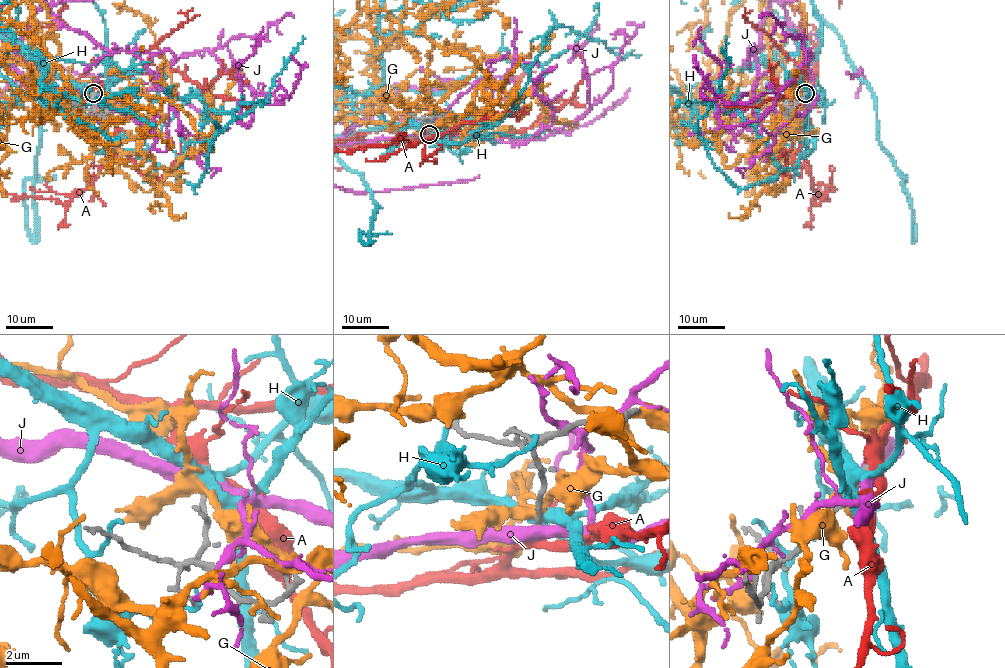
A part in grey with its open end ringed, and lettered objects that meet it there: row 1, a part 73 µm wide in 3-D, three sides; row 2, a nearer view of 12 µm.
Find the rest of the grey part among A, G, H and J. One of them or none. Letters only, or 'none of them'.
A

